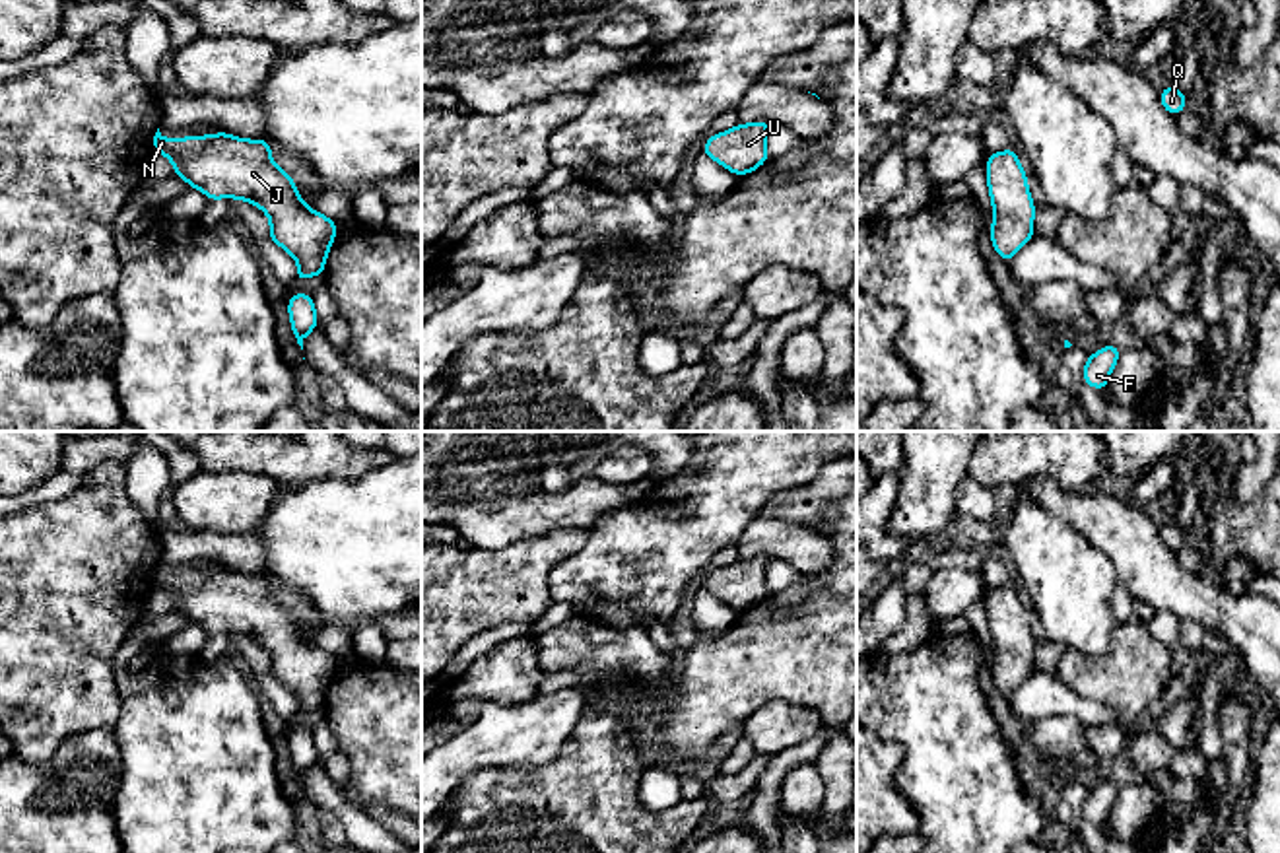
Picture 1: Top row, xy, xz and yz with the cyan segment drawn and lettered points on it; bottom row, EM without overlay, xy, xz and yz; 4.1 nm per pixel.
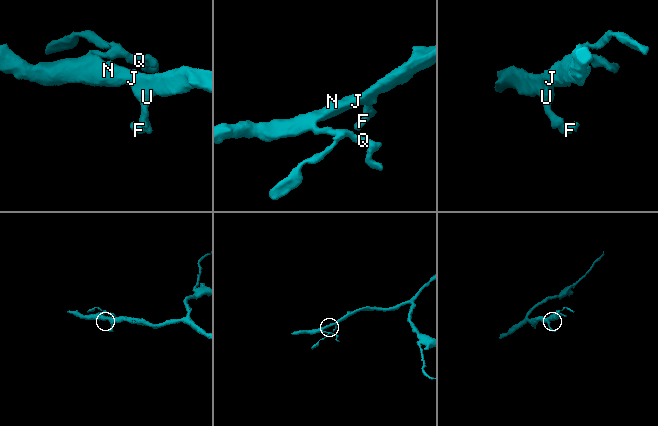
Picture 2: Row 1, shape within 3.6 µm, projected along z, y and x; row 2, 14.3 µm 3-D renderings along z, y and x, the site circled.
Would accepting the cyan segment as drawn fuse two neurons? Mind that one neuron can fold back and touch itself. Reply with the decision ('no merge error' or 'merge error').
no merge error

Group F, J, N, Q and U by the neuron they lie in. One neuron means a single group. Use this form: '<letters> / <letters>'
F J N Q U

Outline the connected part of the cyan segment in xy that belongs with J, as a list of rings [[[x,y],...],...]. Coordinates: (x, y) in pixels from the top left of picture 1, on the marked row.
[[[159,128],[153,136],[153,154],[163,154],[175,167],[175,177],[202,190],[208,200],[239,198],[253,202],[270,218],[270,239],[297,260],[295,282],[322,276],[326,255],[336,237],[336,222],[311,210],[299,196],[291,175],[284,173],[270,157],[272,146],[264,140],[243,140],[227,132],[208,136],[165,138]]]

